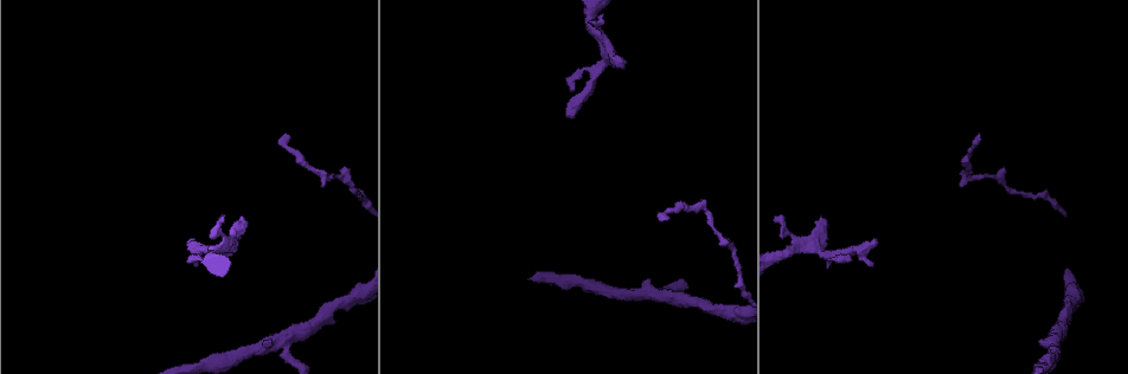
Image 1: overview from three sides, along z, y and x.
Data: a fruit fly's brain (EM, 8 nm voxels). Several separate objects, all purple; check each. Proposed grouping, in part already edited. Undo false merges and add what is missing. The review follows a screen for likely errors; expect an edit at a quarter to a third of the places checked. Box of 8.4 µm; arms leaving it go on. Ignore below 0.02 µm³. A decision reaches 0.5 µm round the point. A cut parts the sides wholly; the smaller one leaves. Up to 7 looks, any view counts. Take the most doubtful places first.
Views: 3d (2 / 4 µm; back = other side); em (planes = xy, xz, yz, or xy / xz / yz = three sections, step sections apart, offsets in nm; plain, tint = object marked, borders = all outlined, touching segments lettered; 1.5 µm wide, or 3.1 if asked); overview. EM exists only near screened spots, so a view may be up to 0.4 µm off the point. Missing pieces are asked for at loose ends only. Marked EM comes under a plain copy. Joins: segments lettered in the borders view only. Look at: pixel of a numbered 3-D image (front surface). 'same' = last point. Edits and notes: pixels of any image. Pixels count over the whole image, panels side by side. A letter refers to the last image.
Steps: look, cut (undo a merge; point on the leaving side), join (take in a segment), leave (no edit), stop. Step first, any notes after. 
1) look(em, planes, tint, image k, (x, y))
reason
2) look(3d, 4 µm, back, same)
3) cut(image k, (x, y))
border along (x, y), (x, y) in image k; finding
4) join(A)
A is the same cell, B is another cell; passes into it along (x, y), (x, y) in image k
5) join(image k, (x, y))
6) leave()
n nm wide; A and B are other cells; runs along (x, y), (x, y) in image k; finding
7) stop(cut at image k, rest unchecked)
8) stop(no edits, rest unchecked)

look(em, yz, step 8, tint, image 1, (623, 68))

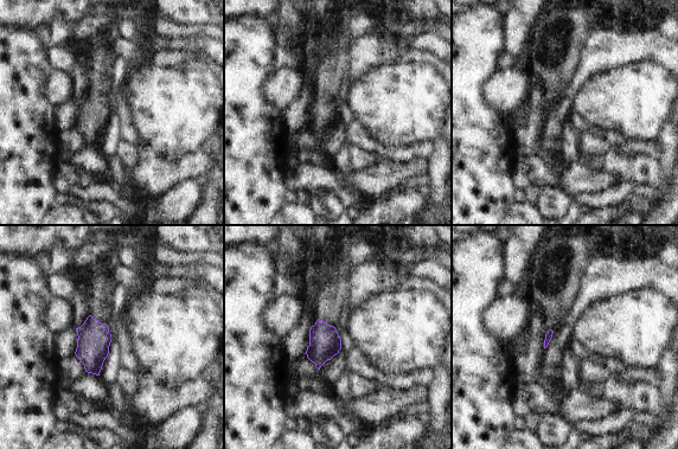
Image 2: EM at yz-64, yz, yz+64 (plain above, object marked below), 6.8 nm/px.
look(em, planes, borders, same)

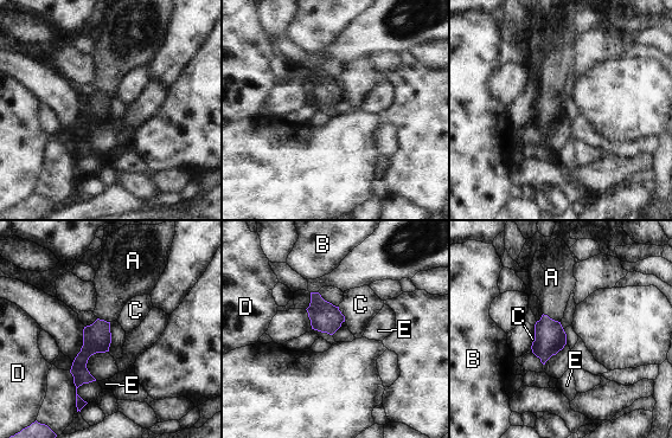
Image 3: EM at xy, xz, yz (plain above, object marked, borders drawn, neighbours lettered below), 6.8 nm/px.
join(A)
190 nm wide; A is the same cell, B, C, D and E are other cells; passes into it along (550, 337), (551, 319), (552, 282) in image 3; it goes on there

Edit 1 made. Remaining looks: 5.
look(3d, 4 µm, image 1, (977, 136))
an open end

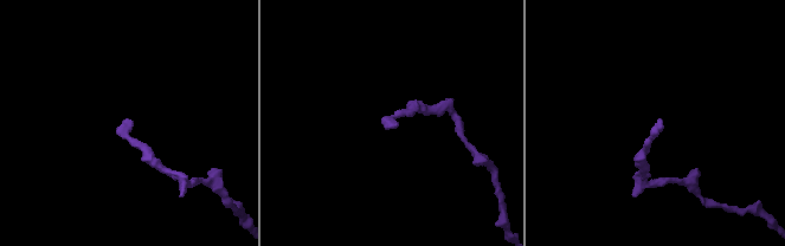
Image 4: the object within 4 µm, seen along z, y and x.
look(em, planes, borders, image 4, (396, 123))
now the EM

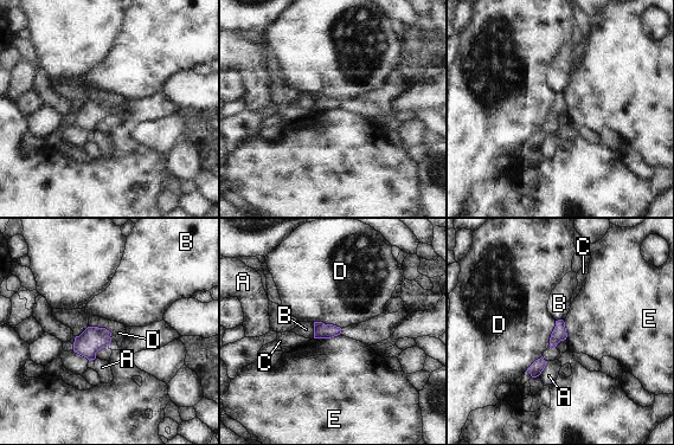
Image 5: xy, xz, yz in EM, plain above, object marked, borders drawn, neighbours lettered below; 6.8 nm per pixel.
leave()
A, B, C, D and E are other cells; border along (89, 326), (106, 328), (111, 340) in image 5; none of them fits

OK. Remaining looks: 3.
look(3d, 2 µm, image 1, (277, 339))
arms part here

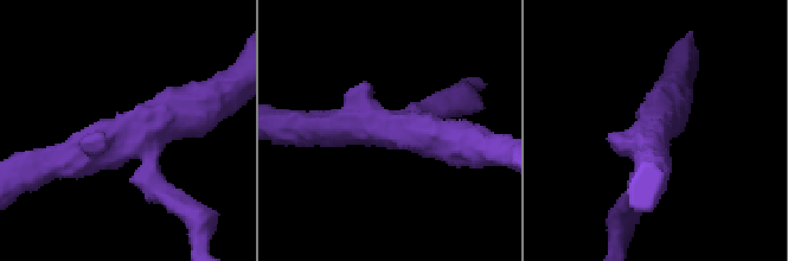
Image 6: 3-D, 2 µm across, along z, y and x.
look(em, 3.1 µm, yz, step 16, borders, image 6, (124, 132))
3 arms; arms of 170, 280, 300 nm

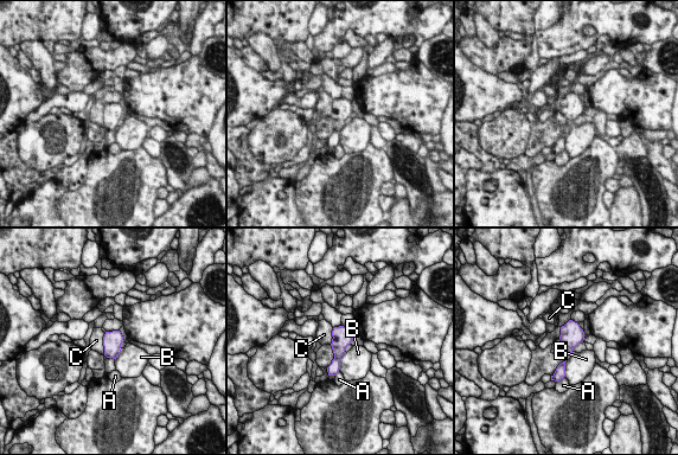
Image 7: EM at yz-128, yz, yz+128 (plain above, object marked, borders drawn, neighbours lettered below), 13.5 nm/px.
leave()
A, B and C are other cells; border along (106, 333), (103, 337), (103, 354) in image 7; one neuron here

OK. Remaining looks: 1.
stop(join at image 3, rest unchecked)

